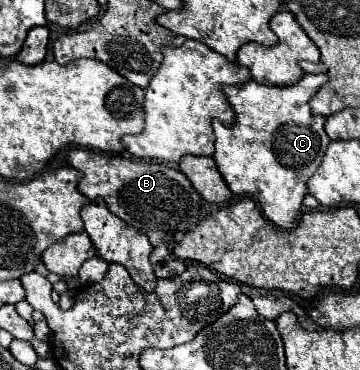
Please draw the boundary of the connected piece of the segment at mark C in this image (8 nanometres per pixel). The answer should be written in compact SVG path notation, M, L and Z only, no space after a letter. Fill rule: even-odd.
M303 74L297 84L291 86L267 86L253 80L247 80L239 86L223 86L223 92L235 112L235 122L231 126L223 126L221 122L213 122L215 132L215 154L213 160L217 168L237 196L251 196L263 210L263 214L277 226L289 228L295 222L295 216L301 208L301 200L307 194L307 178L317 170L321 158L327 150L329 136L323 130L325 118L313 116L309 108L311 96L327 82L325 74Z

